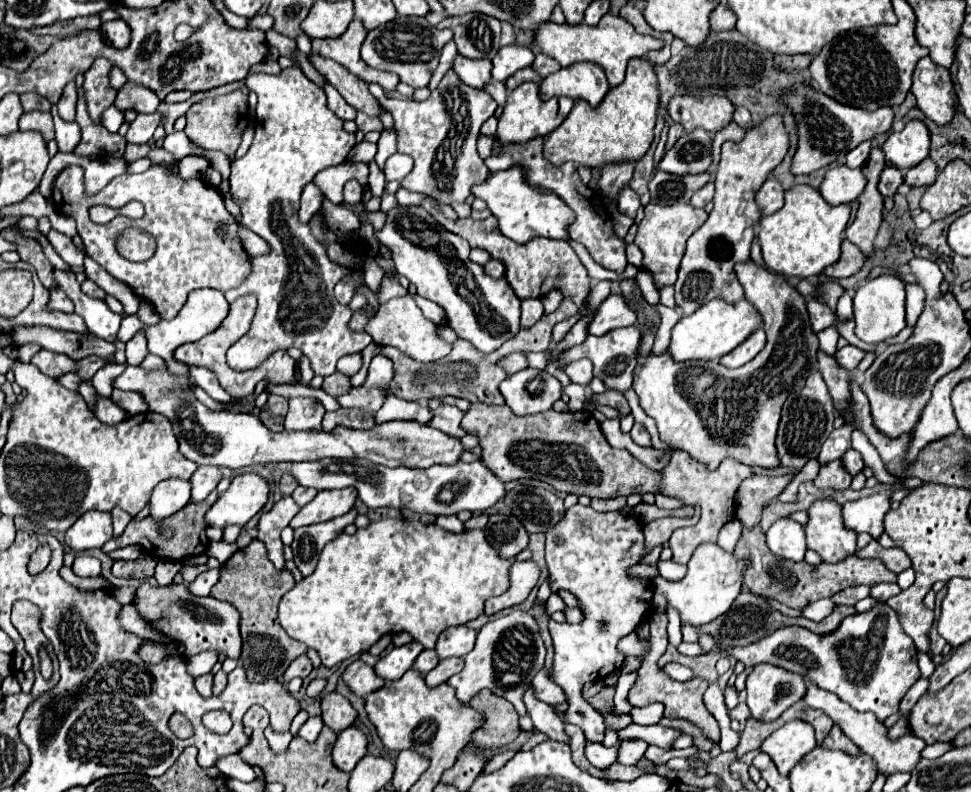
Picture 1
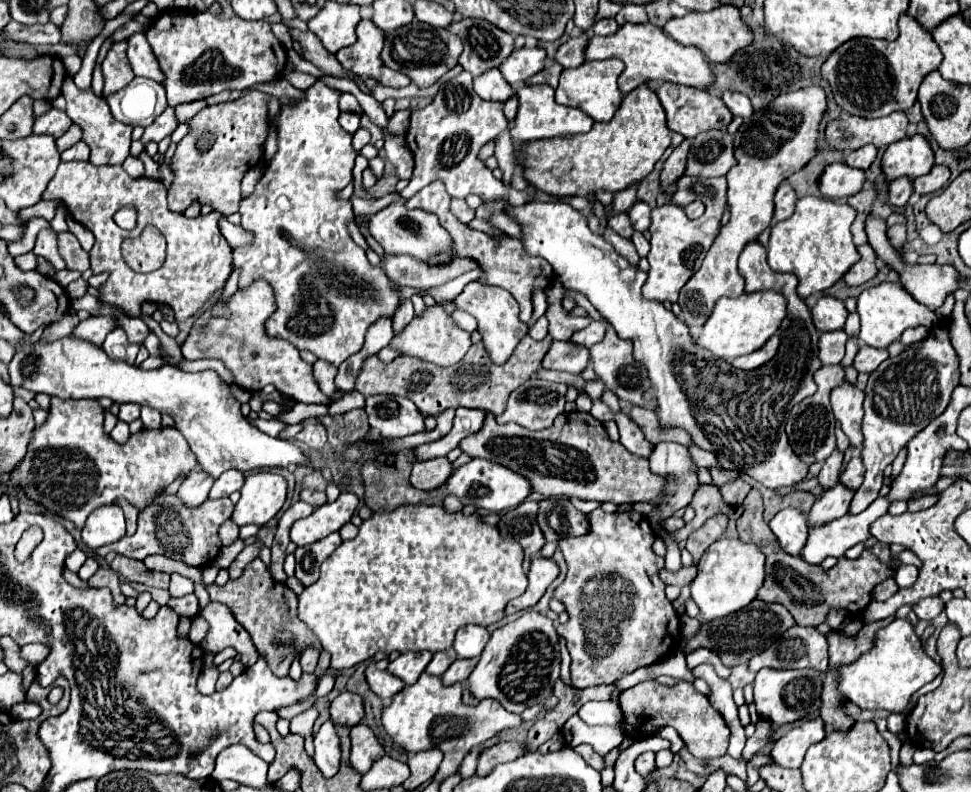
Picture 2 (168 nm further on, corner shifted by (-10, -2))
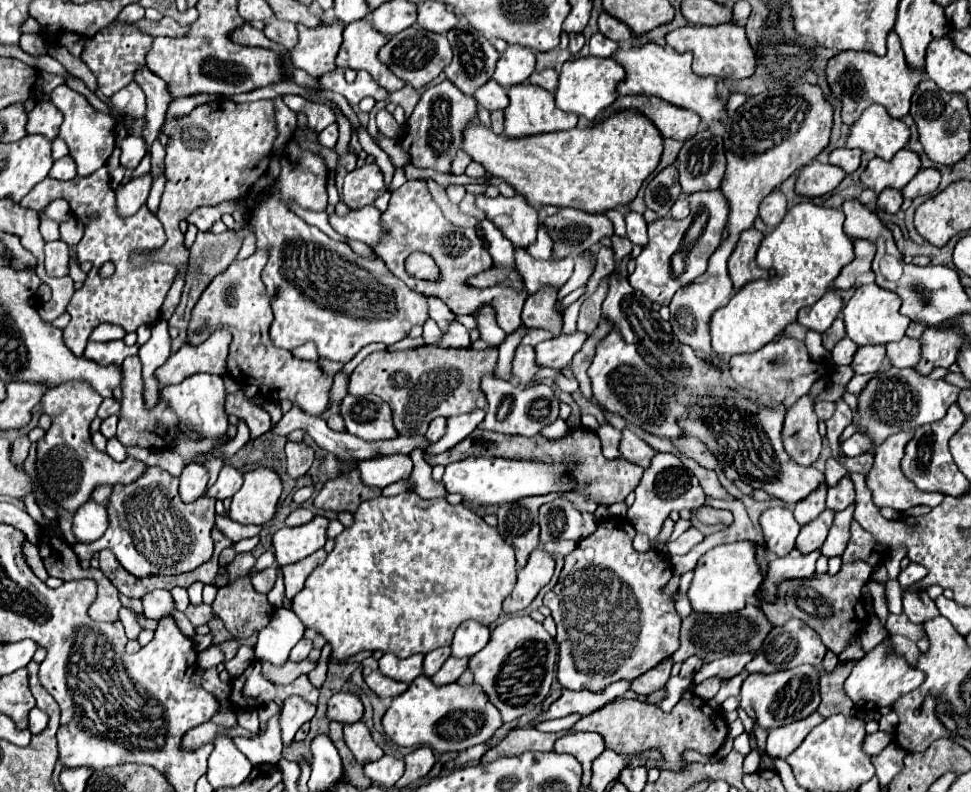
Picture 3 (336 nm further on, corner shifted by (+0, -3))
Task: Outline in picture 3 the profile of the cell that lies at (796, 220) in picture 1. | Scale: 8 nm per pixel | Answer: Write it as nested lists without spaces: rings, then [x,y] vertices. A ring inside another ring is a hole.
[[[799,203],[791,207],[785,215],[785,219],[775,227],[773,233],[769,233],[757,251],[757,265],[763,269],[775,269],[775,275],[767,280],[755,280],[749,282],[731,297],[729,305],[719,309],[711,319],[711,339],[713,339],[713,351],[719,355],[739,355],[739,353],[753,353],[761,349],[763,345],[771,343],[783,329],[797,321],[797,311],[801,307],[813,305],[819,301],[831,281],[837,277],[837,273],[855,259],[853,253],[853,241],[843,231],[845,213],[839,209],[819,207],[813,203]]]

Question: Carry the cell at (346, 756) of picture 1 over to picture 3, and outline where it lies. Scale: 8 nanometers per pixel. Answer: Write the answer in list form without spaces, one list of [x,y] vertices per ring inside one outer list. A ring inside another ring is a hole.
[[[363,721],[345,725],[345,743],[351,749],[351,753],[355,755],[355,759],[365,765],[369,761],[377,761],[383,757],[383,749],[373,741],[371,731],[365,727]]]

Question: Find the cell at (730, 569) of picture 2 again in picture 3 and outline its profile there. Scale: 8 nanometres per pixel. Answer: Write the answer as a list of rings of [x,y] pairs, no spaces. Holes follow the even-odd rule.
[[[739,541],[739,543],[725,543],[709,553],[705,553],[697,567],[695,567],[695,577],[689,585],[689,601],[693,611],[703,611],[703,613],[733,613],[745,607],[749,599],[759,591],[759,585],[763,583],[763,575],[759,571],[757,559],[755,559],[755,545],[749,541]]]

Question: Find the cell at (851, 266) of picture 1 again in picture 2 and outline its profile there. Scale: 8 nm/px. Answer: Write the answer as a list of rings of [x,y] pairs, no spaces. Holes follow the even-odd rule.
[[[869,244],[857,246],[857,252],[861,254],[861,260],[849,268],[849,272],[843,276],[843,280],[849,286],[861,286],[869,282],[877,274],[877,254]]]

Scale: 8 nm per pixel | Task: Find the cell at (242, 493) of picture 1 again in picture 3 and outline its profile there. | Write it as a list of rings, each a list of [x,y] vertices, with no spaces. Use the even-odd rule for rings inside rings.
[[[257,467],[245,473],[245,483],[231,501],[231,519],[243,525],[265,525],[277,513],[281,491],[283,485],[275,469]]]

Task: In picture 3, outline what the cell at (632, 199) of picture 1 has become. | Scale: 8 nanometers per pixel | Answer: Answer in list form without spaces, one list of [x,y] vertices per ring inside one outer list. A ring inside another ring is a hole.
[[[631,211],[627,217],[625,217],[625,223],[627,223],[627,239],[635,245],[641,245],[645,247],[649,243],[647,239],[647,223],[643,219],[643,215]]]

